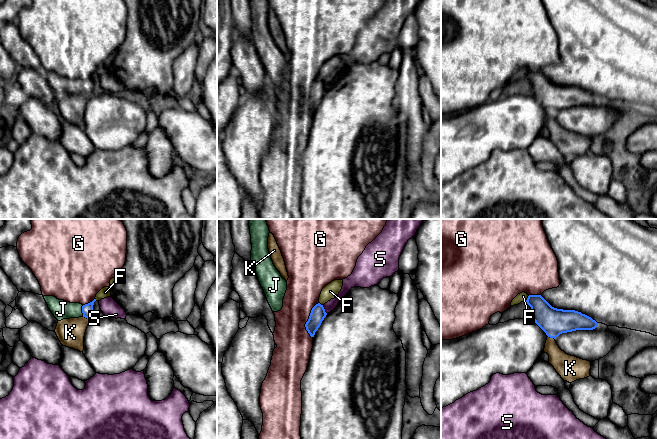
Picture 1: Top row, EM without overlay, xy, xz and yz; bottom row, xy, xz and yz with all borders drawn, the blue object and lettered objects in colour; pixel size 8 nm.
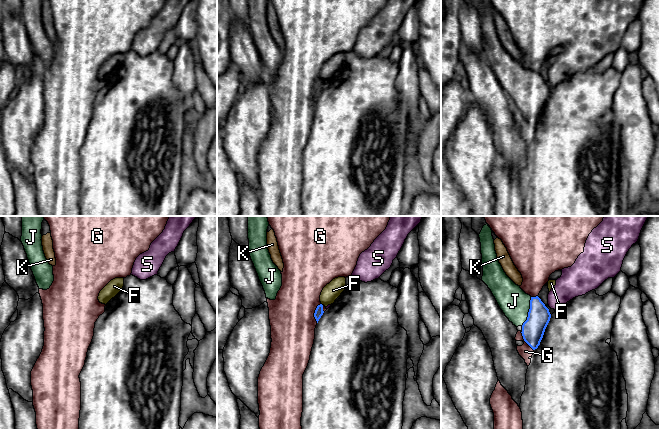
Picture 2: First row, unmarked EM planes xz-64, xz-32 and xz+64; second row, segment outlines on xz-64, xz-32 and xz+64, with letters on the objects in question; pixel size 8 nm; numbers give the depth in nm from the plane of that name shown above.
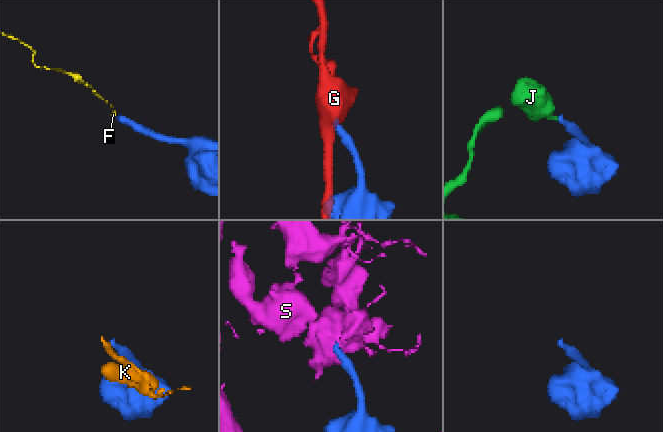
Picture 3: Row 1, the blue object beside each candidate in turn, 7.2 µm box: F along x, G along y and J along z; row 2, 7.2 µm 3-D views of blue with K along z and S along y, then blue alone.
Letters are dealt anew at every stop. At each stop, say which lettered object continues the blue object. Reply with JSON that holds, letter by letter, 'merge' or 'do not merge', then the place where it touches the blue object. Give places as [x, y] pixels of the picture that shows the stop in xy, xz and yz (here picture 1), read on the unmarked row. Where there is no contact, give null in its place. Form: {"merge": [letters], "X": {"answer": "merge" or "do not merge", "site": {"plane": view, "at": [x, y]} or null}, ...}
{"merge": ["J"], "F": {"answer": "do not merge", "site": {"plane": "yz", "at": [527, 74]}}, "G": {"answer": "do not merge", "site": {"plane": "xz", "at": [308, 96]}}, "J": {"answer": "merge", "site": {"plane": "xy", "at": [82, 87]}}, "K": {"answer": "do not merge", "site": {"plane": "xy", "at": [86, 93]}}, "S": {"answer": "do not merge", "site": {"plane": "xz", "at": [324, 85]}}}

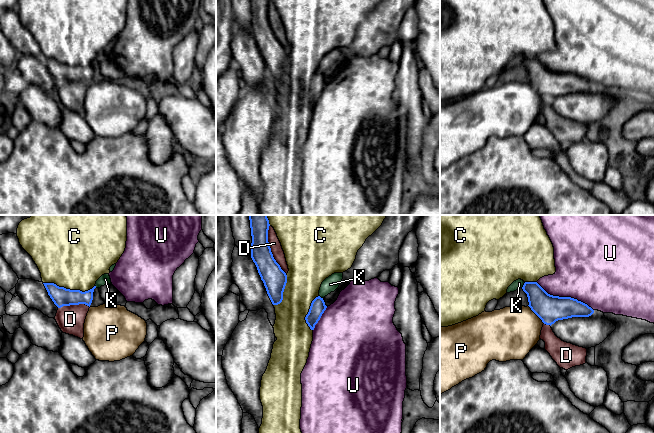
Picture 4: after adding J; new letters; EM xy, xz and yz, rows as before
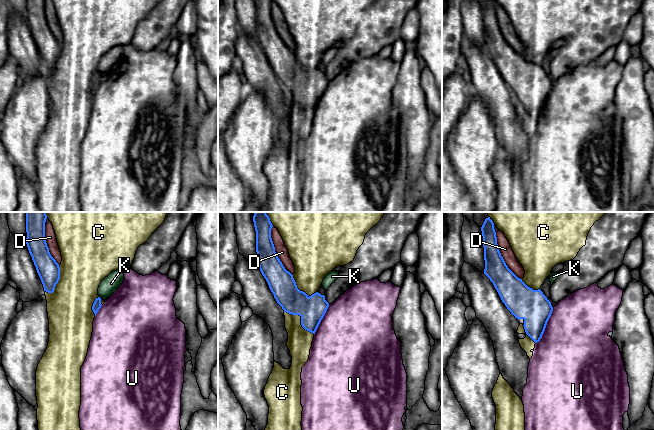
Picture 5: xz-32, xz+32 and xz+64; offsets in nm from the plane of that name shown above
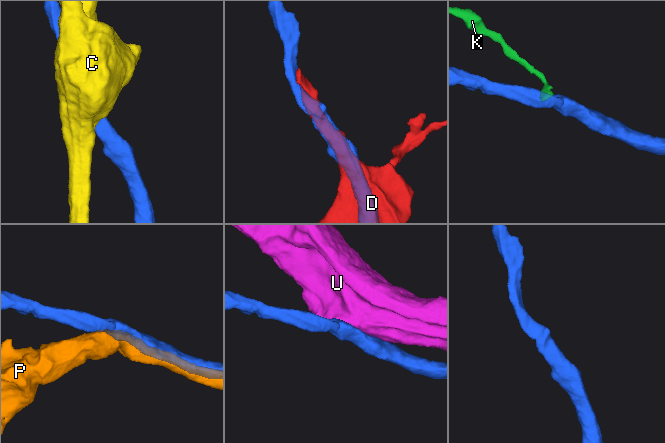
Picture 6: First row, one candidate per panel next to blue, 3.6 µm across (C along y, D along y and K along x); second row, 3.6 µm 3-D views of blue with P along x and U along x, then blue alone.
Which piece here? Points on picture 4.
{"merge": [], "C": {"answer": "do not merge", "site": {"plane": "xy", "at": [69, 65]}}, "D": {"answer": "do not merge", "site": {"plane": "xz", "at": [270, 25]}}, "K": {"answer": "do not merge", "site": {"plane": "yz", "at": [523, 61]}}, "P": {"answer": "do not merge", "site": {"plane": "yz", "at": [535, 89]}}, "U": {"answer": "do not merge", "site": {"plane": "yz", "at": [565, 73]}}}

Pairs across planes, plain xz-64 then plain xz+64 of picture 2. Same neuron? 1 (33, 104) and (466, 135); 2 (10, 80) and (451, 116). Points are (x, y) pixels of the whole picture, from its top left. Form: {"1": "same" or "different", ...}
{"1": "same", "2": "same"}

